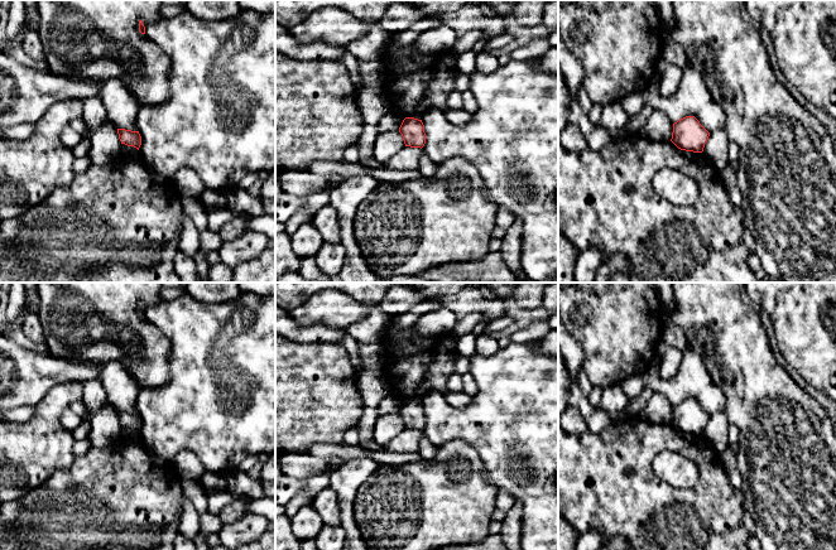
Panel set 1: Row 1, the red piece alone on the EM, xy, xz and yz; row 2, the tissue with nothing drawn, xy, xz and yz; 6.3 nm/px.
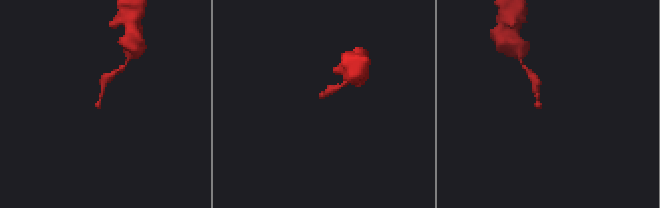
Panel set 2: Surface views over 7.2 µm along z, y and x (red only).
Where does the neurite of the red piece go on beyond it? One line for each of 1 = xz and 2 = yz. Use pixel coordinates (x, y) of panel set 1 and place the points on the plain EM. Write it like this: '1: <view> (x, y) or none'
1: none
2: none

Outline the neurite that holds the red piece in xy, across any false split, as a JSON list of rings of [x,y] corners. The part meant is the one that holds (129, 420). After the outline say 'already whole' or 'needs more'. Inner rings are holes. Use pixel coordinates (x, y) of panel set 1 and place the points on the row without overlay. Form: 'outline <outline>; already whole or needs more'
outline [[[117,411],[119,421],[121,426],[125,426],[128,429],[134,429],[139,433],[141,428],[141,419],[139,414],[131,414],[125,411]]]; already whole

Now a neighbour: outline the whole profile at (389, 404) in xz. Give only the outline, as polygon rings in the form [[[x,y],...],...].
[[[389,394],[385,396],[378,406],[378,416],[384,414],[399,412],[404,400],[399,396]]]

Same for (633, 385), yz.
[[[634,373],[620,383],[623,391],[626,394],[628,397],[635,397],[640,395],[644,389],[644,382],[642,380],[642,373]]]

